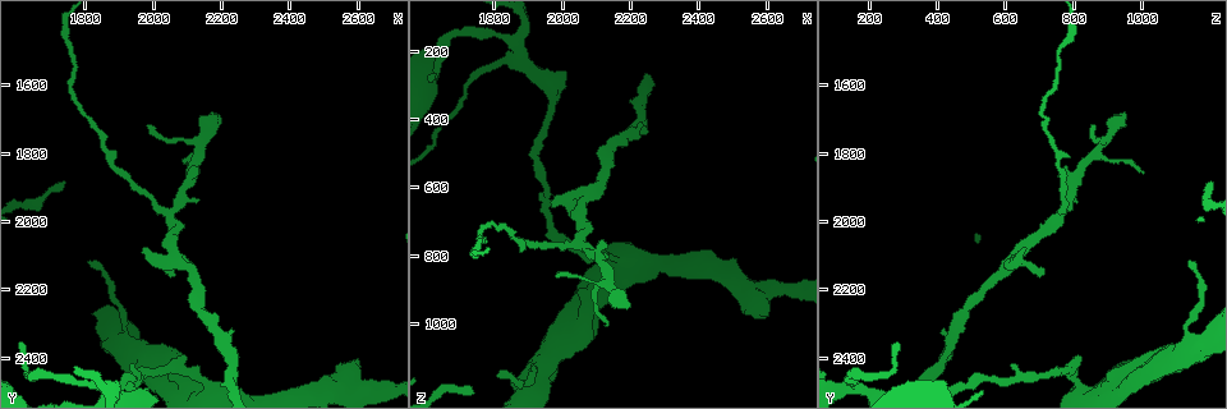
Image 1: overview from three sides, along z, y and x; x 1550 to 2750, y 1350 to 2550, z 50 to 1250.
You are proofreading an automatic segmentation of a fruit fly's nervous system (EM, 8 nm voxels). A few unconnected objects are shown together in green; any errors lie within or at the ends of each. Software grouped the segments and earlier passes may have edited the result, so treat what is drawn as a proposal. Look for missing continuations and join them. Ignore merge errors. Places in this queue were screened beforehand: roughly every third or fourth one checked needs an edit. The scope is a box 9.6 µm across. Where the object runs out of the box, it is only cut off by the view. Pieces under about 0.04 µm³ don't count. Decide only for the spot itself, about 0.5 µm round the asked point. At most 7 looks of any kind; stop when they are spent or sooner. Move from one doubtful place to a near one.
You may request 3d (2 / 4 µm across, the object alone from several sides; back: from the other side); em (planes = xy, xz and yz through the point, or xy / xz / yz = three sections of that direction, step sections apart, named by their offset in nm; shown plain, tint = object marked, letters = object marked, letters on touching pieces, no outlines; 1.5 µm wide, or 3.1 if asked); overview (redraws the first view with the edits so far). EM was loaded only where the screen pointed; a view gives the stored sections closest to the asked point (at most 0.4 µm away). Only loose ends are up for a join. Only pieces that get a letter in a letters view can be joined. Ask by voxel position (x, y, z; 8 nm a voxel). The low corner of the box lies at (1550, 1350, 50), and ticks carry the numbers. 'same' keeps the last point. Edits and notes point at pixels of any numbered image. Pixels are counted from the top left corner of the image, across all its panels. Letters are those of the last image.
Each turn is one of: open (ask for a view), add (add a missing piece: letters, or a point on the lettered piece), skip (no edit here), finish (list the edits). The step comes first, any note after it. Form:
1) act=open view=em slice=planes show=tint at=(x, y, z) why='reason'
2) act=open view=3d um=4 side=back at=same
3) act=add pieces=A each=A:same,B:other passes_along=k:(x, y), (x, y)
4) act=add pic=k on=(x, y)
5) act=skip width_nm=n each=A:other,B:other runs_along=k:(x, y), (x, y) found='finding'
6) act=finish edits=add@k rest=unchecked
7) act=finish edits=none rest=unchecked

act=open view=em slice=planes show=letters at=(2600, 2400, 980) why='free end'

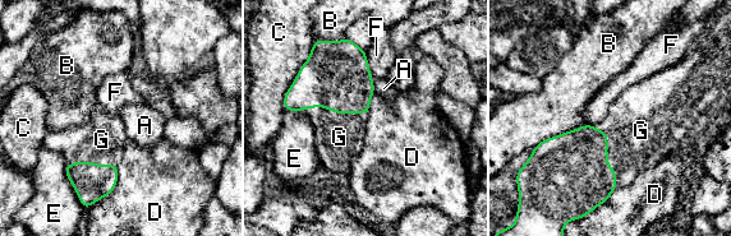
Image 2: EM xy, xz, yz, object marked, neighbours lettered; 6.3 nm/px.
act=add pieces=G longest_contact=G:440nm each=A:other,B:other,C:other,D:other,E:other,F:other,G:same found='it goes on there'

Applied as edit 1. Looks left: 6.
act=open view=3d um=2 side=back at=(2060, 2150, 710) why='branch stops here'

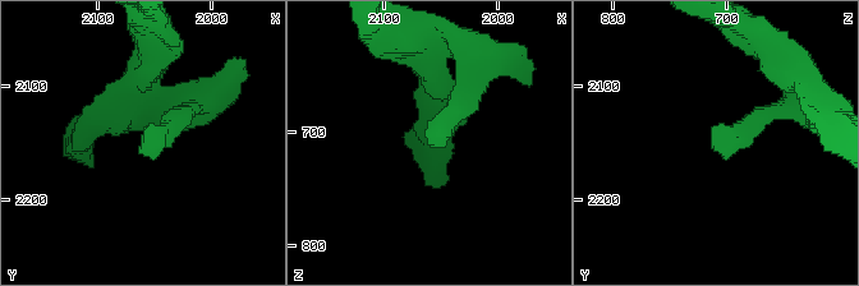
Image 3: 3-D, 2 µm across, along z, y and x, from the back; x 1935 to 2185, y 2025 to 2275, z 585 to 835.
act=open view=em slice=planes show=letters at=(2058, 2152, 714)

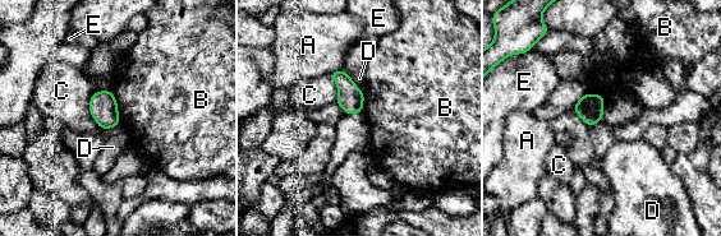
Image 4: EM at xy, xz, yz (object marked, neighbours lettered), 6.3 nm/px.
act=skip each=A:other,B:other,C:other,D:other,E:other border=4:(111, 89), (122, 123) found='no lettered piece goes on from it'

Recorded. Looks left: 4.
act=open view=3d um=4 at=(1990, 1720, 860) why='tapers out'

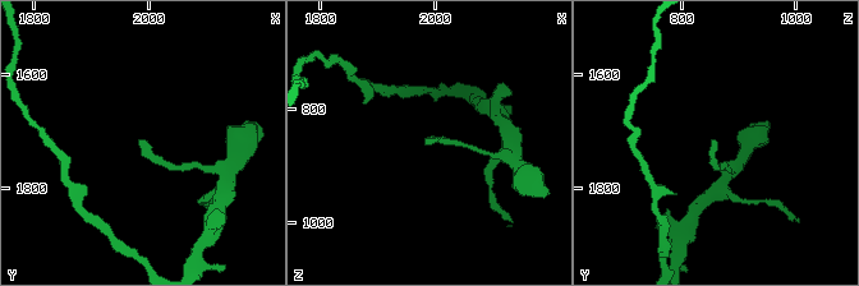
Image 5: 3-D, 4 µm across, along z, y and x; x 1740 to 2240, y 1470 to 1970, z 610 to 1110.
act=open view=em slice=planes show=letters at=(1980, 1715, 865)

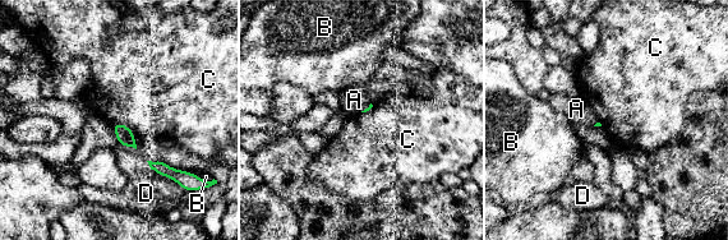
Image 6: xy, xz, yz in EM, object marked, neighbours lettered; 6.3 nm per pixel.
act=skip each=A:other,B:other,C:other,D:other border=6:(111, 124), (124, 124), (134, 135) found='no lettered piece goes on from it'

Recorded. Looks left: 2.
act=finish edits=add@2 rest=unchecked

